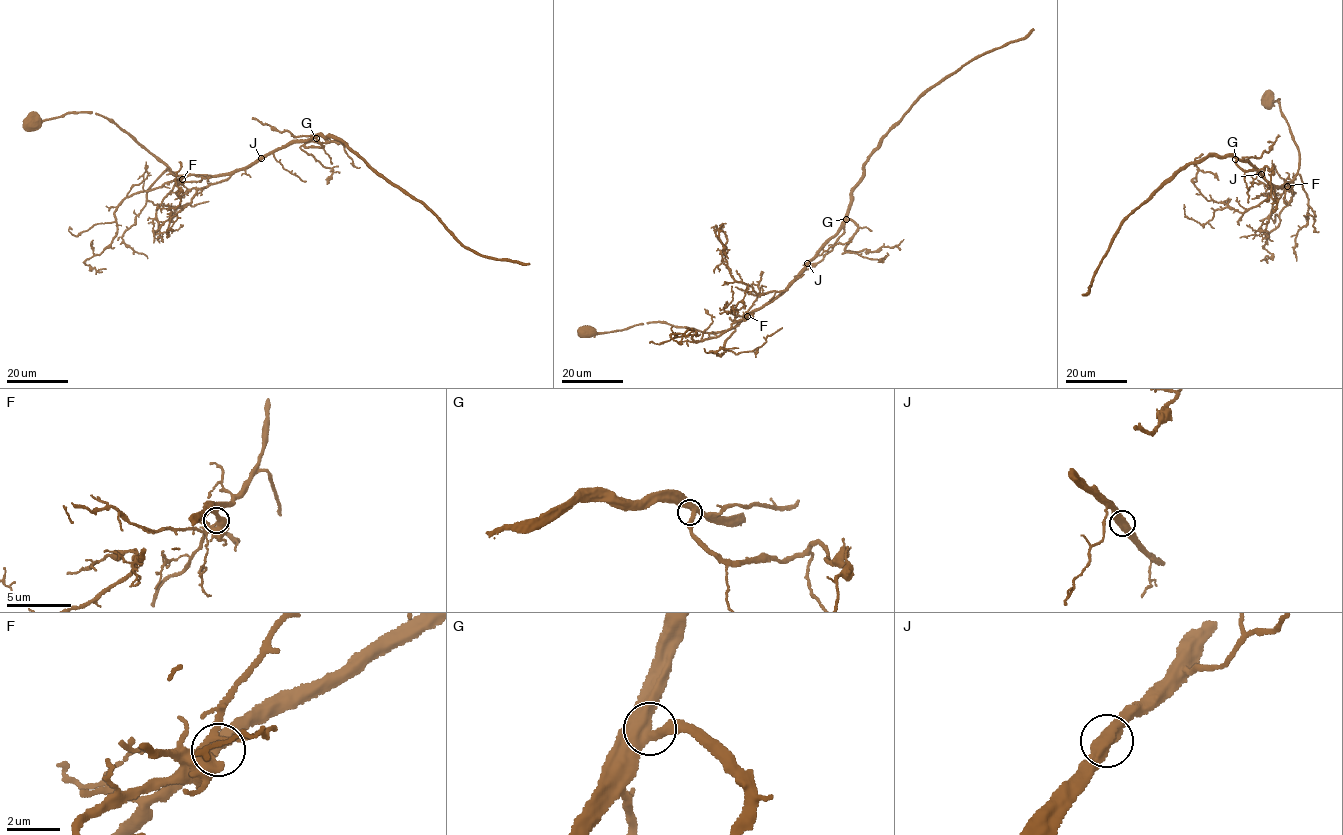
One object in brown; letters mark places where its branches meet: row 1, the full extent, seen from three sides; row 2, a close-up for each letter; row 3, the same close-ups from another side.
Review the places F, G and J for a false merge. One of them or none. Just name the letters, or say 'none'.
none

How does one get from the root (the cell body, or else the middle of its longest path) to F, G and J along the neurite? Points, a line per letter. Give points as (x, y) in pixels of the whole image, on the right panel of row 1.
F: (1267, 98), (1274, 102), (1280, 100), (1300, 157), (1299, 168), (1287, 186)
G: (1267, 98), (1274, 102), (1280, 100), (1297, 146), (1299, 168), (1291, 181), (1276, 188), (1248, 161), (1235, 159)
J: (1267, 98), (1274, 102), (1280, 100), (1296, 144), (1300, 165), (1292, 180), (1279, 188), (1269, 183), (1260, 173)

